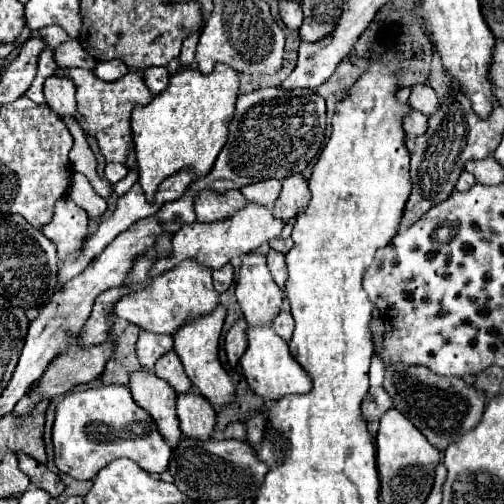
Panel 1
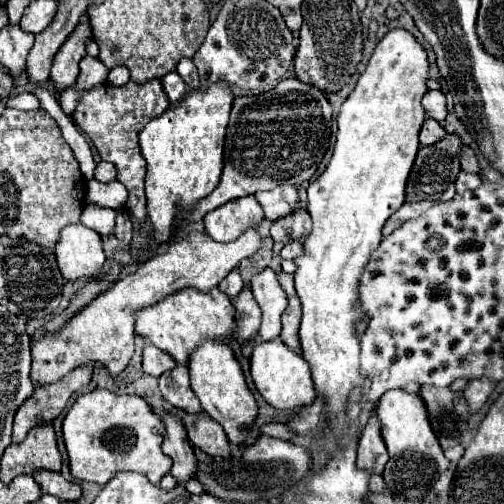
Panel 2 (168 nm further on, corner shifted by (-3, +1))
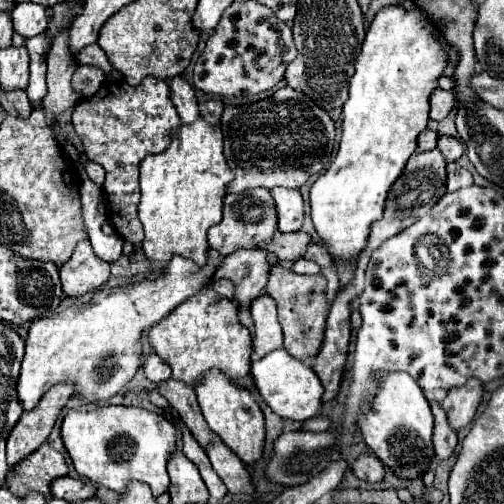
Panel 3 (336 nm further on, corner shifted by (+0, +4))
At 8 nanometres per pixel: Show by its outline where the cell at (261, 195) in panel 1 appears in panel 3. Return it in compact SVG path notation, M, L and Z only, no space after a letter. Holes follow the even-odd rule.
M272 188L270 190L276 214L278 214L278 230L280 232L296 232L302 226L304 218L304 202L296 188Z

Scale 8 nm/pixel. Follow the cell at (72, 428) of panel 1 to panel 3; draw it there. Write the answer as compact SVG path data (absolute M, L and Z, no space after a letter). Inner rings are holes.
M102 406L94 410L68 410L62 422L62 442L70 454L70 460L76 472L82 478L88 478L100 486L106 486L114 492L120 492L128 480L146 482L152 488L154 496L160 496L168 490L168 456L176 450L176 428L162 416L144 408L134 406Z

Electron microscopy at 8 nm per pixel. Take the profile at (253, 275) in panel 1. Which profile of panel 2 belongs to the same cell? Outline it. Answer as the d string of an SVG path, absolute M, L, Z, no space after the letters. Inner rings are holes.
M265 269L251 277L251 291L255 295L257 305L263 311L263 321L259 327L261 341L273 341L281 333L281 315L287 307L287 295L277 283L277 273L273 269Z

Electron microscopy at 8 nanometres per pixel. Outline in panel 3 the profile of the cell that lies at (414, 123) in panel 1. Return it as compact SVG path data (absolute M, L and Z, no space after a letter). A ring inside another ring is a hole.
M422 130L418 136L418 150L434 150L438 144L438 134L432 130Z

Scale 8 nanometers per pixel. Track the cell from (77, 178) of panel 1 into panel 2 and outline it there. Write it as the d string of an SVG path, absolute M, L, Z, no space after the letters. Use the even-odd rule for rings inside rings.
M87 205L83 209L81 223L85 223L91 229L95 229L97 233L101 233L101 237L109 237L109 235L113 235L113 229L115 229L115 215L117 213L113 209Z

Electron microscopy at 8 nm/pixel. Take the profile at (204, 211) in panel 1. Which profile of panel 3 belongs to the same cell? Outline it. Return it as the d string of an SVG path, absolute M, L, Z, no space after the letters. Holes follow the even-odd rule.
M266 188L248 190L242 194L226 194L224 216L218 224L214 224L208 230L208 244L214 250L218 250L222 256L228 256L228 254L236 252L238 248L256 248L258 244L268 242L276 230L278 230L276 208L274 208L274 202Z

